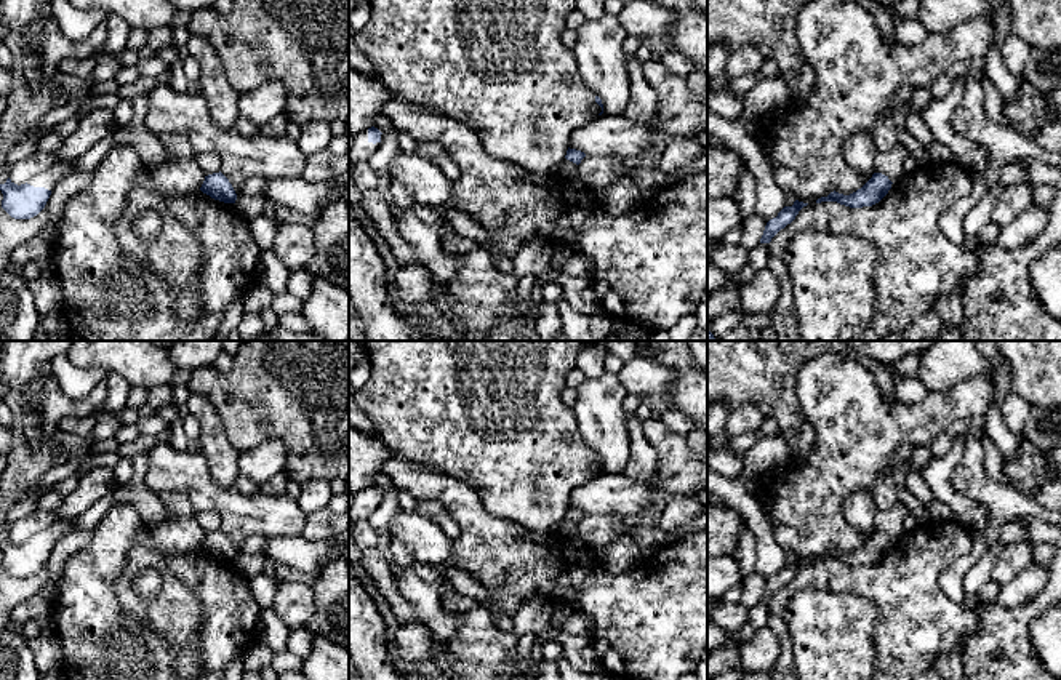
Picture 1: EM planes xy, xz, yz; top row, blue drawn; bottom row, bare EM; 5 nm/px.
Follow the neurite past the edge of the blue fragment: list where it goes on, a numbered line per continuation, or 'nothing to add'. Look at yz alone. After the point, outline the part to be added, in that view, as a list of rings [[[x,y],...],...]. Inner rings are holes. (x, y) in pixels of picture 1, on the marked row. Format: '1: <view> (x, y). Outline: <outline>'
nothing to add

